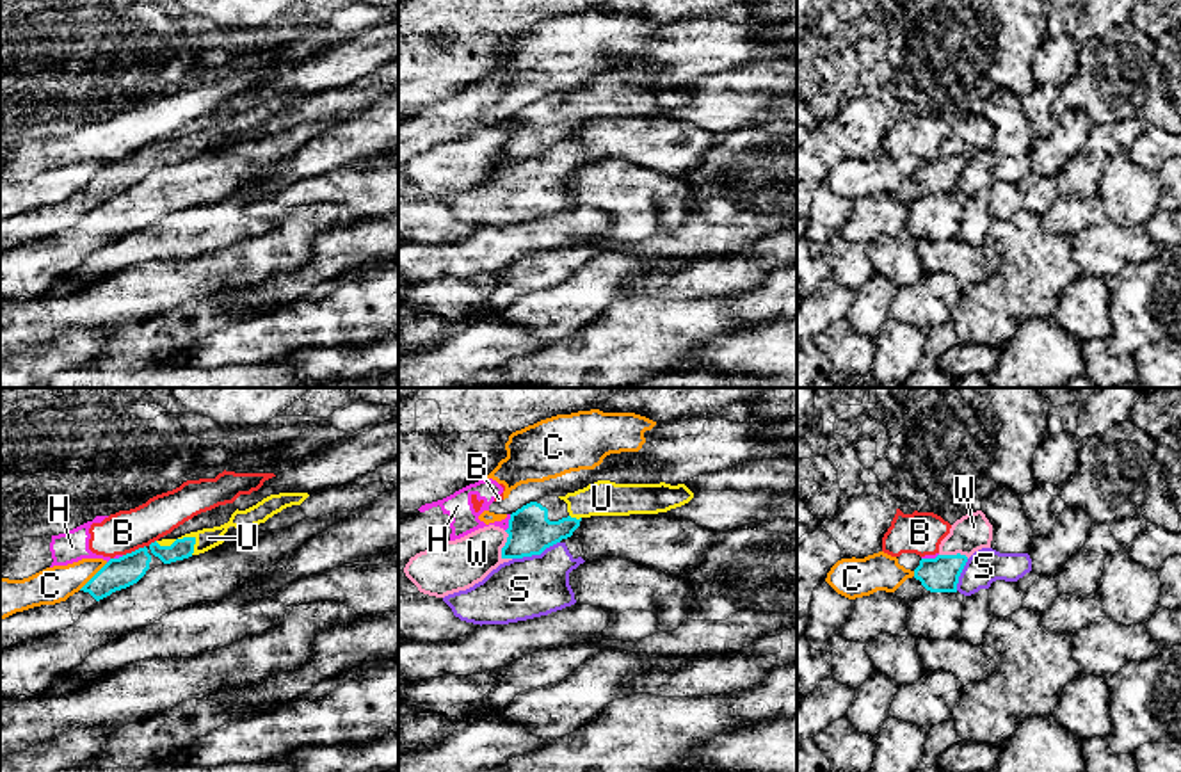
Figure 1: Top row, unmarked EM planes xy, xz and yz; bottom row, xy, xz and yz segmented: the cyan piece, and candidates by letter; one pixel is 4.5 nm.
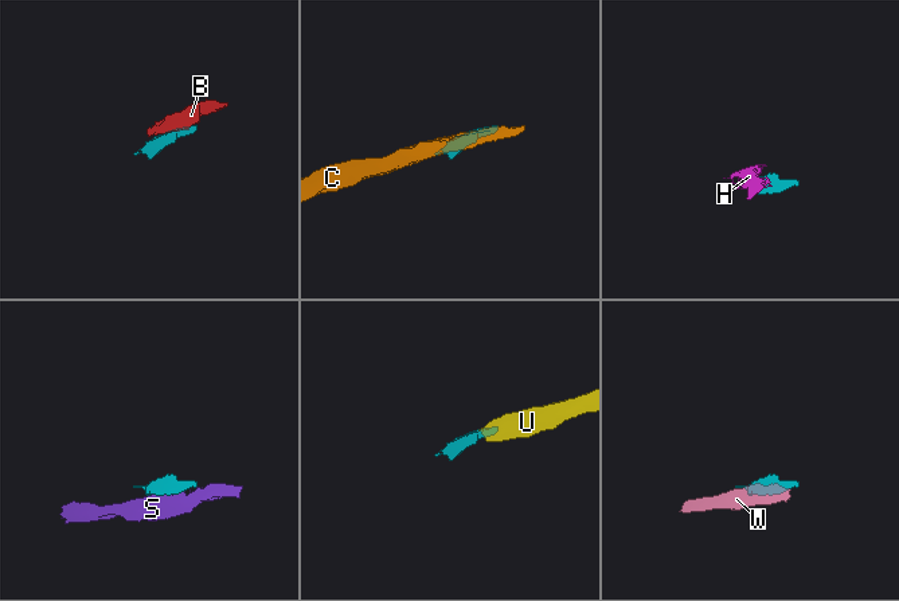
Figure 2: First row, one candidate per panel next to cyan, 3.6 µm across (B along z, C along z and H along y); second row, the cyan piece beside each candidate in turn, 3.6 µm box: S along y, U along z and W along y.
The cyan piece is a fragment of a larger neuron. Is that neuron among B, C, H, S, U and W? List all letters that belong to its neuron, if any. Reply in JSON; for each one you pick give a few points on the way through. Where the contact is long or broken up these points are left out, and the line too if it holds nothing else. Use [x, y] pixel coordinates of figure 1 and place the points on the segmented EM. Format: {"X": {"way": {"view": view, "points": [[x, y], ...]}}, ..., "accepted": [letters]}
{"U": {"way": {"view": "xy", "points": [[182, 548], [176, 539], [208, 538]]}}, "accepted": ["U"]}

